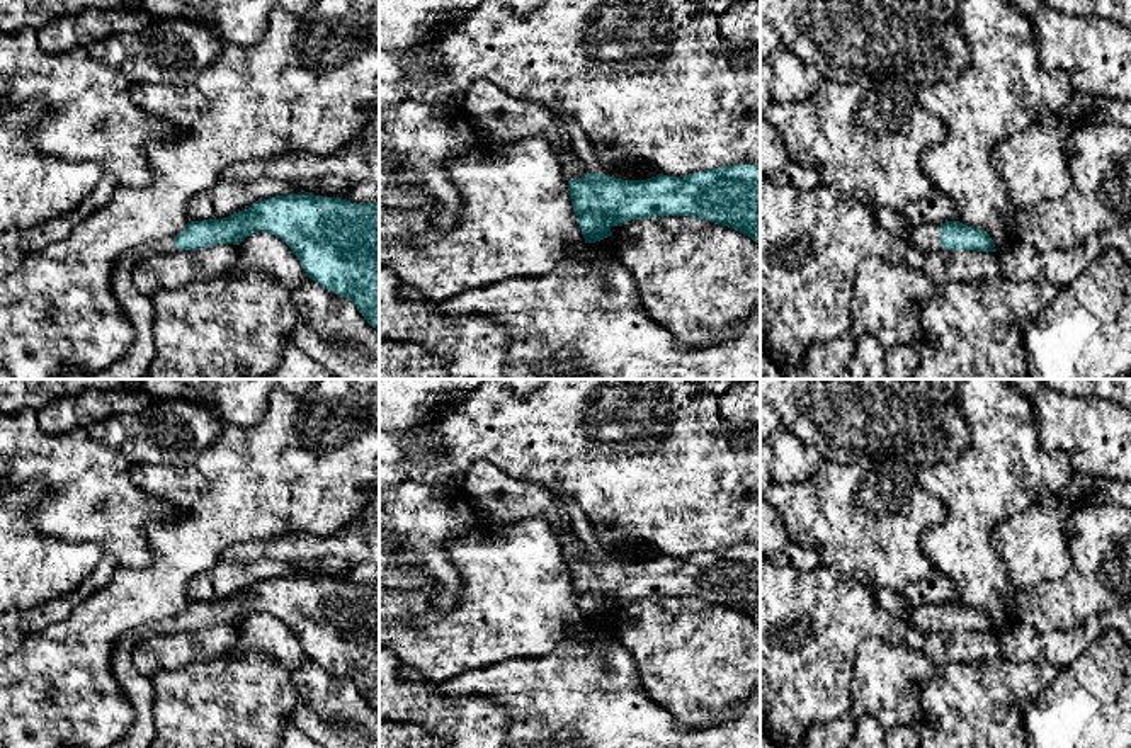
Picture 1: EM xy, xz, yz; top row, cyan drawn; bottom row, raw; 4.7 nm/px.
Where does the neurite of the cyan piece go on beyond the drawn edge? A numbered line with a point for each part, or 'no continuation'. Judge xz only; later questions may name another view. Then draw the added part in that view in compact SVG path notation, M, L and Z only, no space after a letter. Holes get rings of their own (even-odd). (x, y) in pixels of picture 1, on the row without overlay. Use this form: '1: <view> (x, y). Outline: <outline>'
1: xz (499, 498). Outline: M485 461L478 462L478 464L475 464L473 468L468 469L461 490L468 496L468 502L471 503L471 507L475 508L475 512L478 512L486 522L492 522L492 524L509 524L509 522L514 522L514 520L532 518L532 517L541 517L544 520L556 518L560 522L565 522L571 529L571 534L568 537L560 539L565 559L566 561L582 559L587 554L590 554L590 551L583 544L577 542L578 539L577 539L577 536L573 532L573 527L571 527L570 515L568 515L566 508L556 500L556 496L549 490L546 490L546 488L543 488L543 486L539 486L536 483L527 483L527 481L514 479L509 474L505 474L502 469L498 469L495 464L485 462Z

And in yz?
1: yz (927, 619). Outline: M929 604L924 607L913 607L908 612L898 612L910 626L918 629L922 634L941 631L941 604Z

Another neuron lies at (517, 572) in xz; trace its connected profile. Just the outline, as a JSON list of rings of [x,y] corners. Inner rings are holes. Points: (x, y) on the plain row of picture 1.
[[[532,517],[509,524],[486,522],[469,536],[452,541],[446,547],[446,554],[461,575],[461,592],[454,597],[456,605],[435,619],[379,624],[379,646],[395,649],[420,670],[425,680],[440,683],[463,672],[488,668],[507,660],[541,658],[587,626],[577,605],[560,537],[548,520]]]

